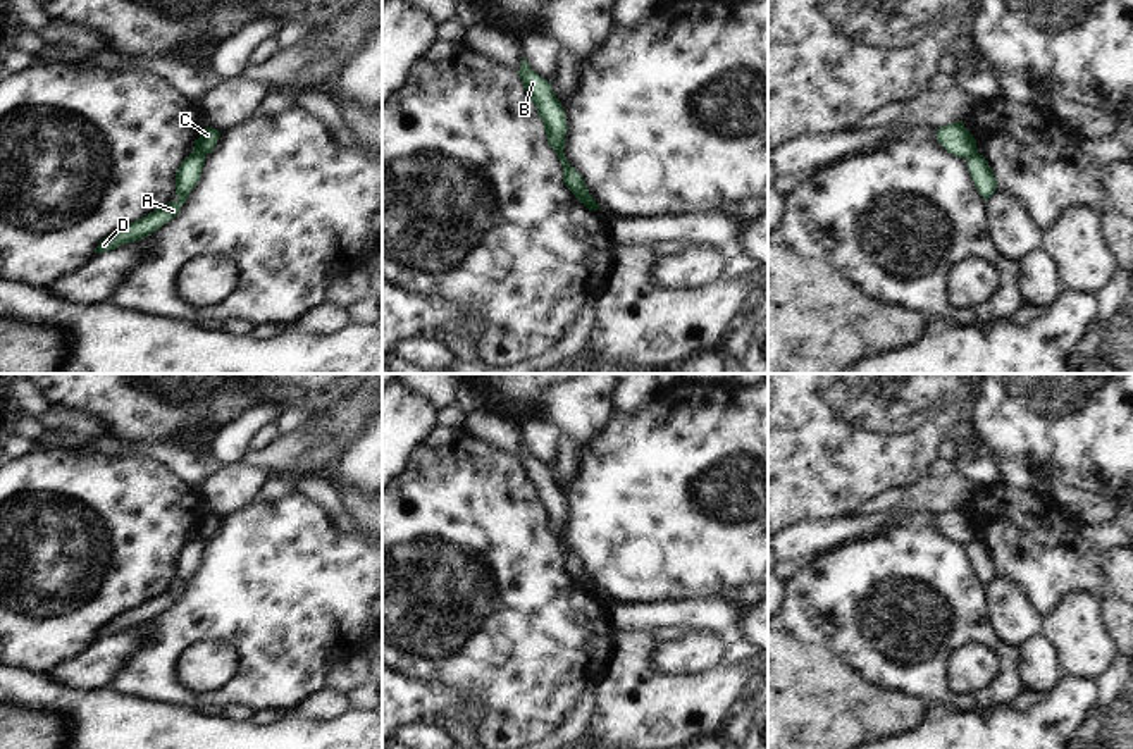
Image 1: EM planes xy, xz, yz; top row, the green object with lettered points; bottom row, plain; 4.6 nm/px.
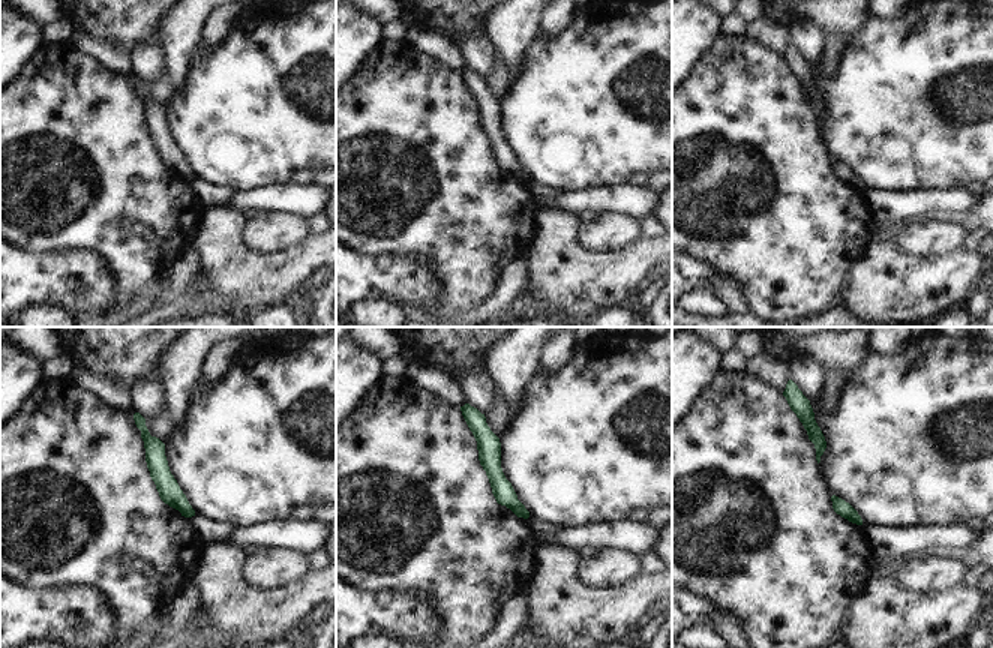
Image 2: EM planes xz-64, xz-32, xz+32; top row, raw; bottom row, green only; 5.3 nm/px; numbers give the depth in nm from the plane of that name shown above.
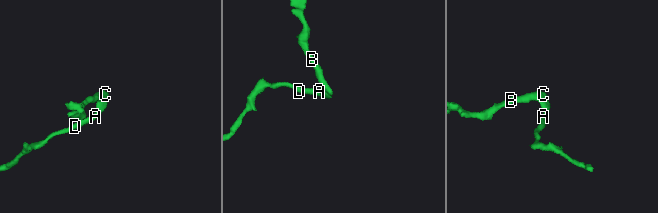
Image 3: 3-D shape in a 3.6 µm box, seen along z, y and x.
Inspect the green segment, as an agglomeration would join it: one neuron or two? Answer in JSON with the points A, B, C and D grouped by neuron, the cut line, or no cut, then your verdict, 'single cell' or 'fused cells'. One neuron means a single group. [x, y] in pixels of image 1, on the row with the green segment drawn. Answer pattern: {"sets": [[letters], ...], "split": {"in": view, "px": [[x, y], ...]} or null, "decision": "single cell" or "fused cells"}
{"sets": [["A", "D"], ["B", "C"]], "split": {"in": "xz", "px": [[574, 191], [589, 197]]}, "decision": "fused cells"}

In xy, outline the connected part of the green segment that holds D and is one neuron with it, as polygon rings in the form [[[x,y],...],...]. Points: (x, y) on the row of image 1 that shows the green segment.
[[[203,155],[186,157],[176,172],[176,193],[179,200],[169,201],[162,208],[153,210],[148,215],[110,232],[98,243],[95,253],[98,255],[102,251],[110,251],[122,245],[139,241],[148,234],[158,231],[169,220],[172,220],[179,214],[181,207],[186,203],[196,183],[200,181],[203,165],[205,165]]]

